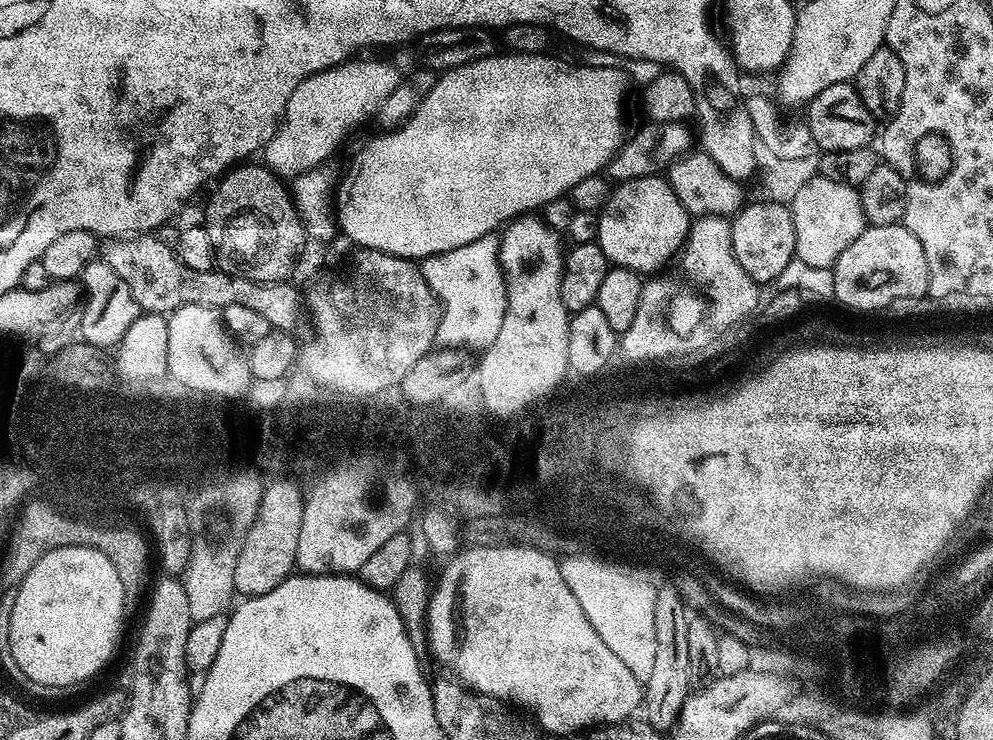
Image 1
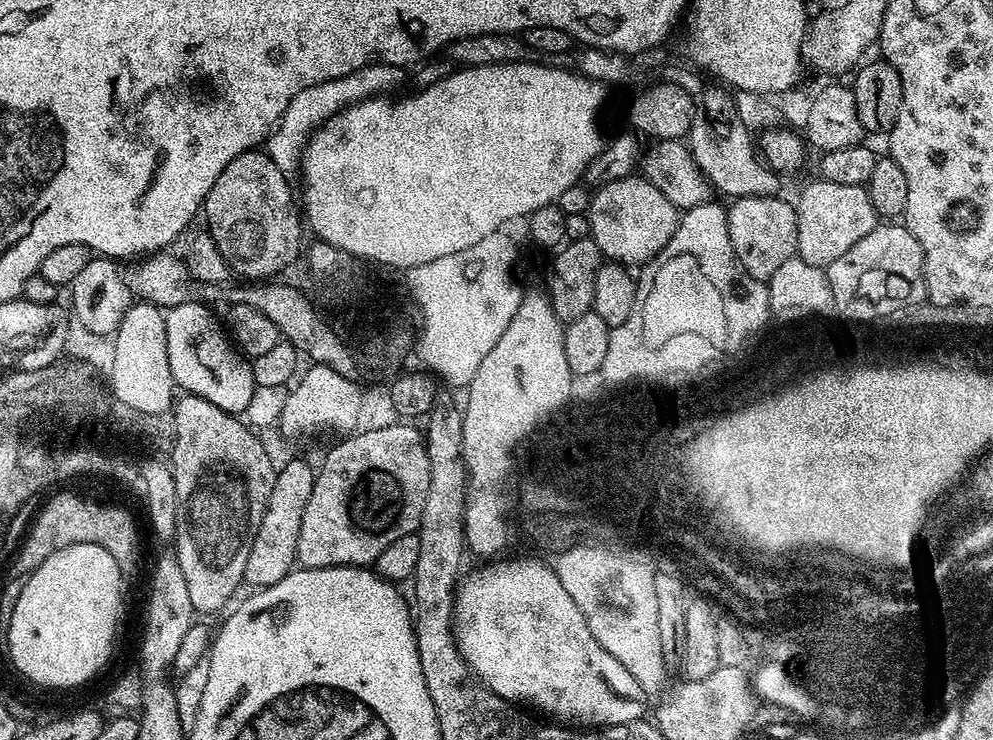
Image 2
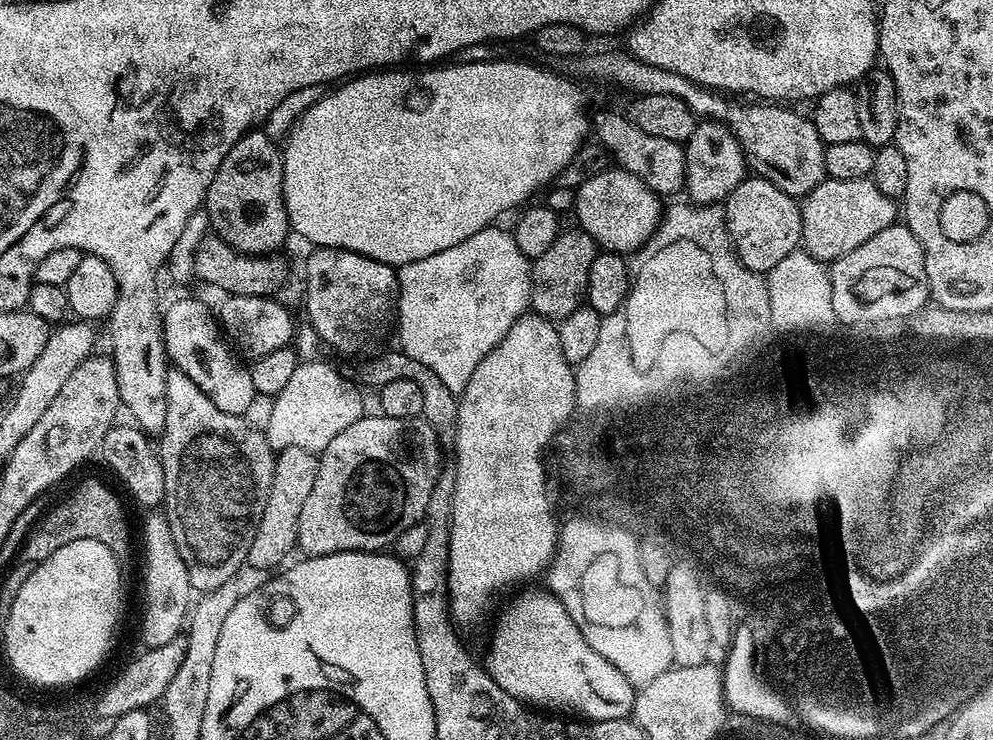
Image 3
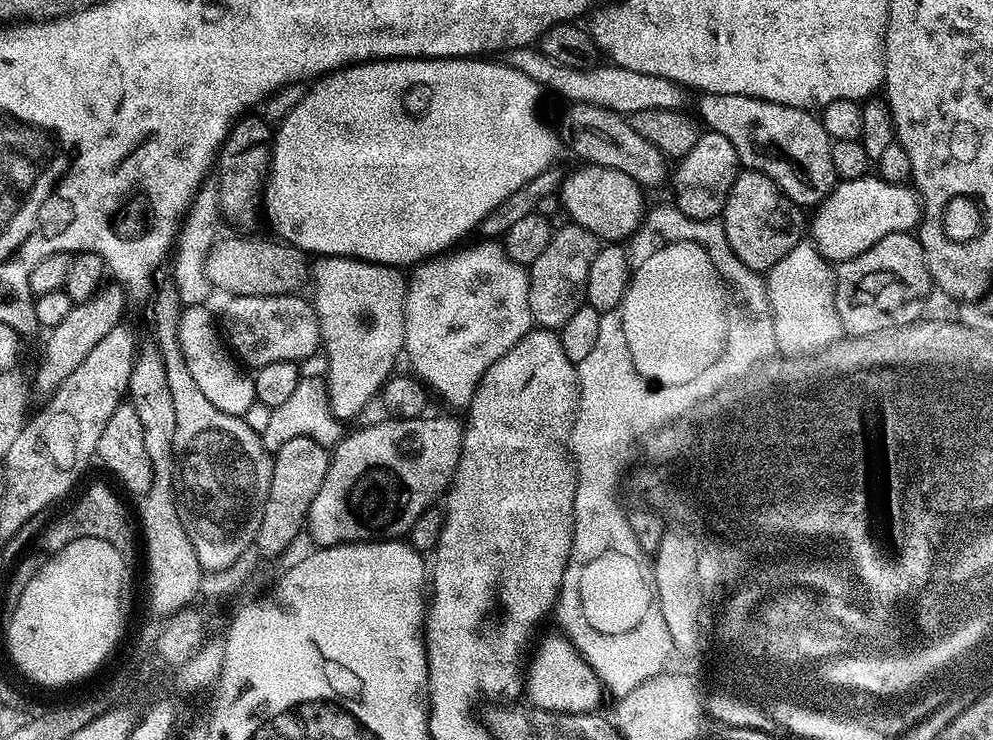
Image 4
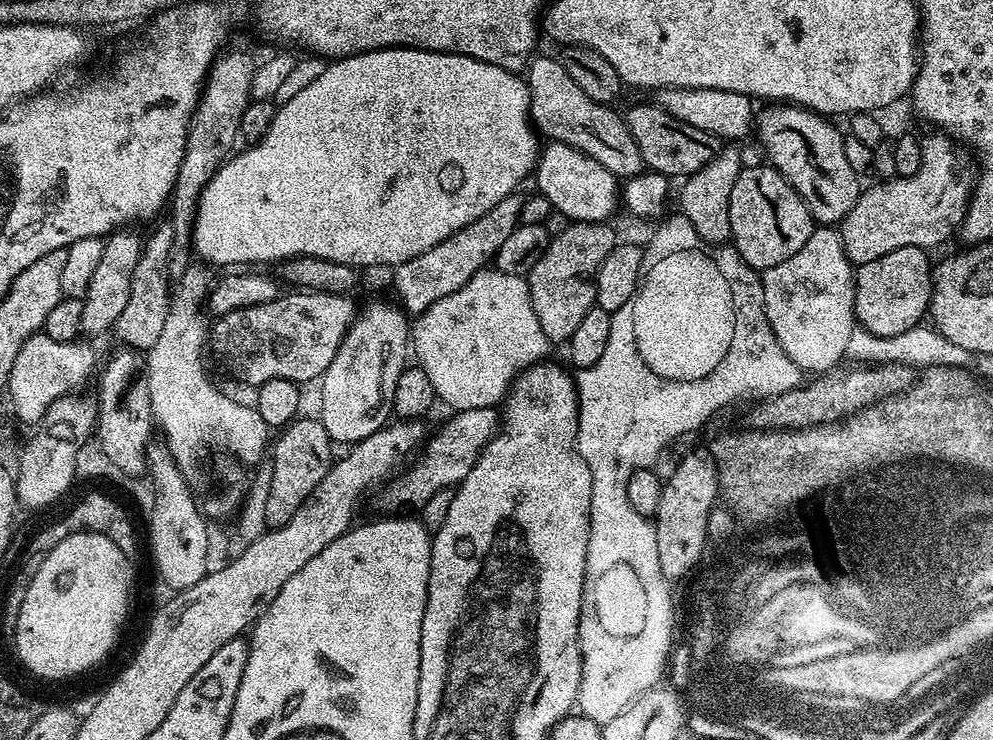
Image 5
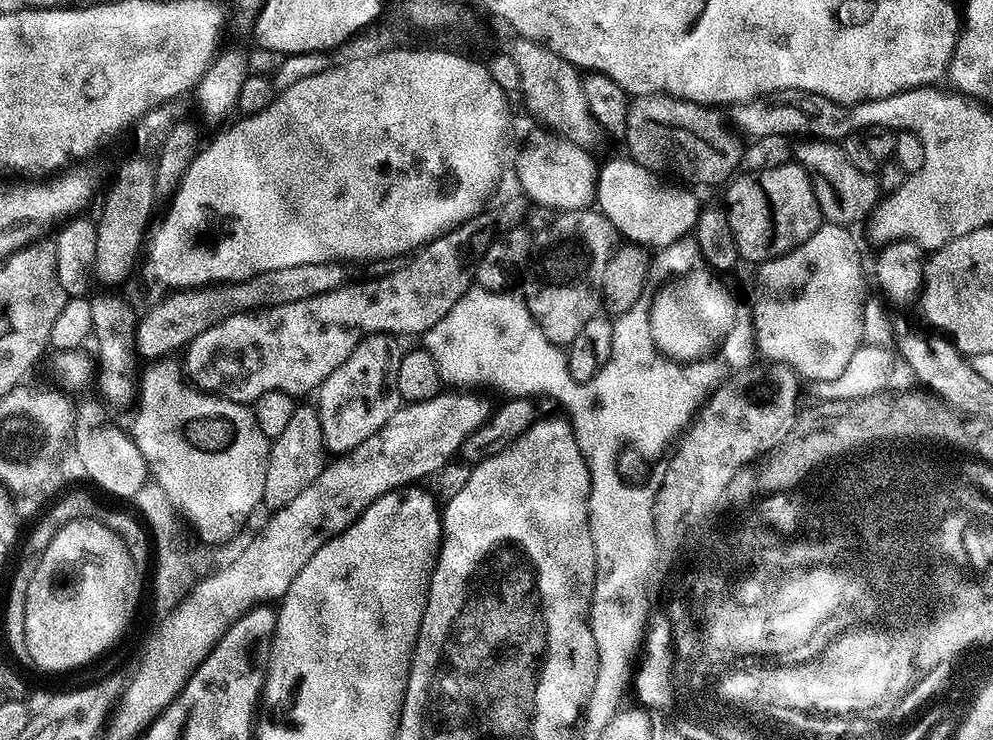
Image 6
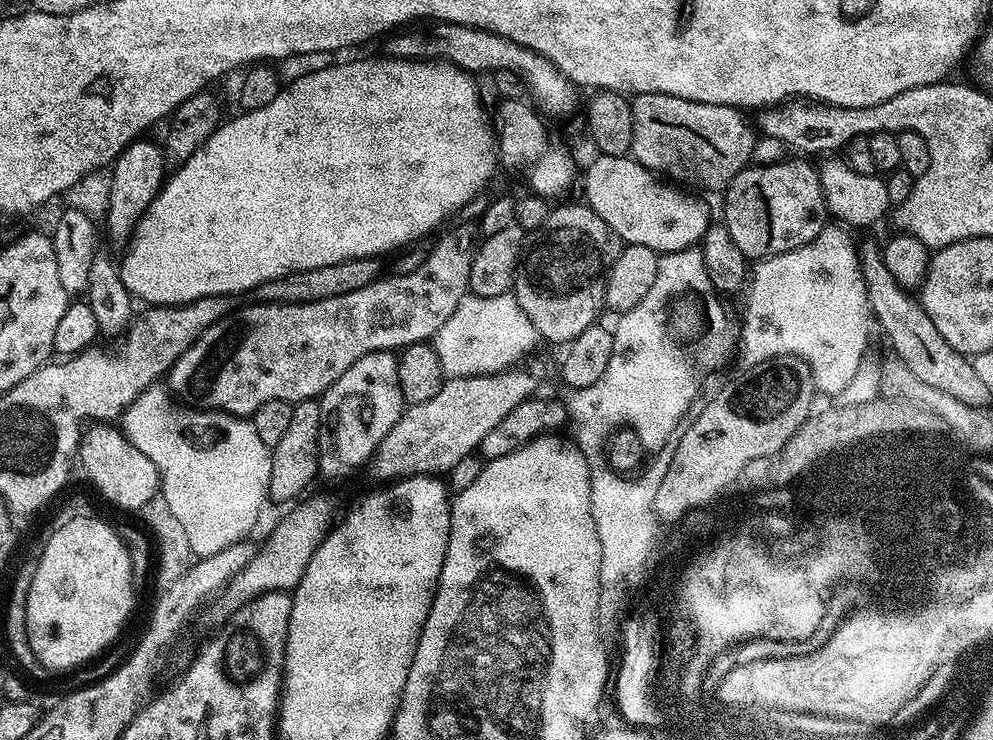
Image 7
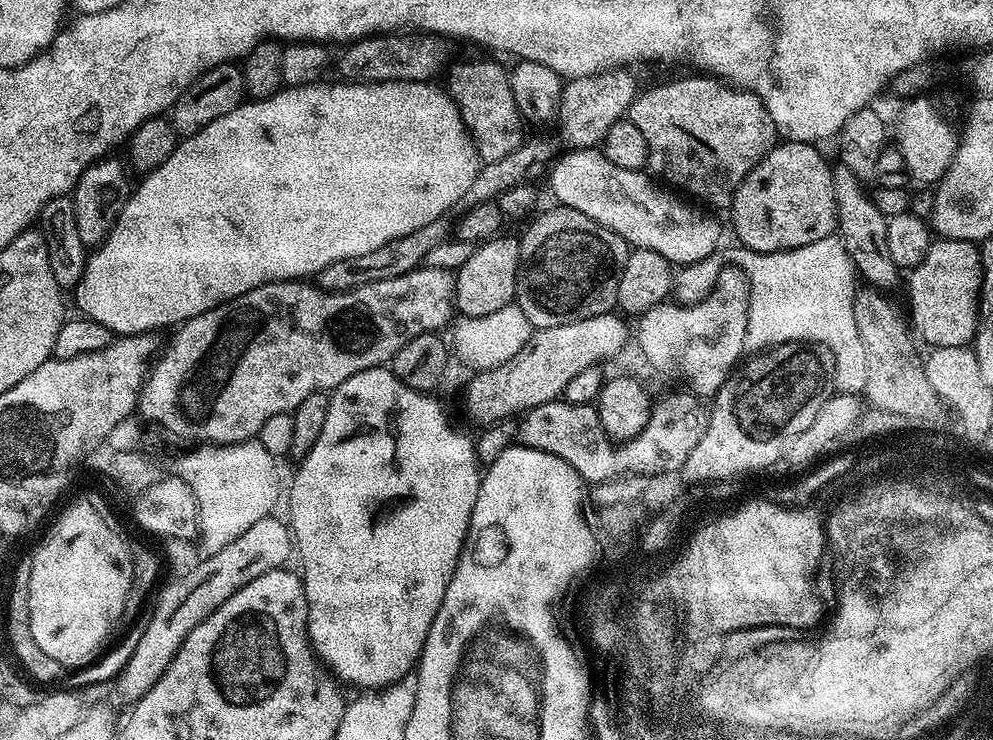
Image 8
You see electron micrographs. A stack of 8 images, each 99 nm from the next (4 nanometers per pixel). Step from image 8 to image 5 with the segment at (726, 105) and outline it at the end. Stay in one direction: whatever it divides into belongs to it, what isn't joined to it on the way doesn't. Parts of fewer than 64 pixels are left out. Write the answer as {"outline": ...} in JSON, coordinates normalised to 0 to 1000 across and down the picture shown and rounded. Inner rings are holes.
{"outline":[[[660,138],[654,141],[640,141],[630,151],[632,174],[642,197],[647,203],[650,228],[665,234],[669,239],[679,241],[698,238],[711,219],[715,219],[722,208],[723,189],[720,184],[700,170],[679,159]]]}

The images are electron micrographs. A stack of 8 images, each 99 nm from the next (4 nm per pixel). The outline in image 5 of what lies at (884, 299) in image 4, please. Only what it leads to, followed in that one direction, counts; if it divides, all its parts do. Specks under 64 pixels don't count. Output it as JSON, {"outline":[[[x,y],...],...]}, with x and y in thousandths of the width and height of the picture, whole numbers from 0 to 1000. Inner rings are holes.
{"outline":[[[908,332],[904,338],[896,338],[896,343],[888,343],[888,349],[880,349],[880,354],[872,354],[861,364],[862,396],[860,397],[860,419],[862,436],[870,442],[876,451],[898,454],[908,451],[925,439],[936,426],[939,408],[940,358],[935,358],[936,342],[928,335]]]}

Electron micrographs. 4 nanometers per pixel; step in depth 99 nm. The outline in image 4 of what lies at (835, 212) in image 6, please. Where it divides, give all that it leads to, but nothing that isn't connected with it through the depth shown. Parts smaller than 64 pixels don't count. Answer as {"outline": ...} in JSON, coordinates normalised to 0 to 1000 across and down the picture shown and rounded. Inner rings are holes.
{"outline":[[[713,127],[708,131],[713,145],[713,169],[718,178],[735,186],[741,200],[746,223],[750,228],[765,232],[773,238],[791,262],[807,278],[825,278],[835,269],[838,253],[844,249],[840,230],[840,208],[838,207],[838,185],[830,174],[830,164],[825,155],[813,146],[801,146],[791,141],[780,141],[774,135],[764,135],[758,130],[743,127]]]}

